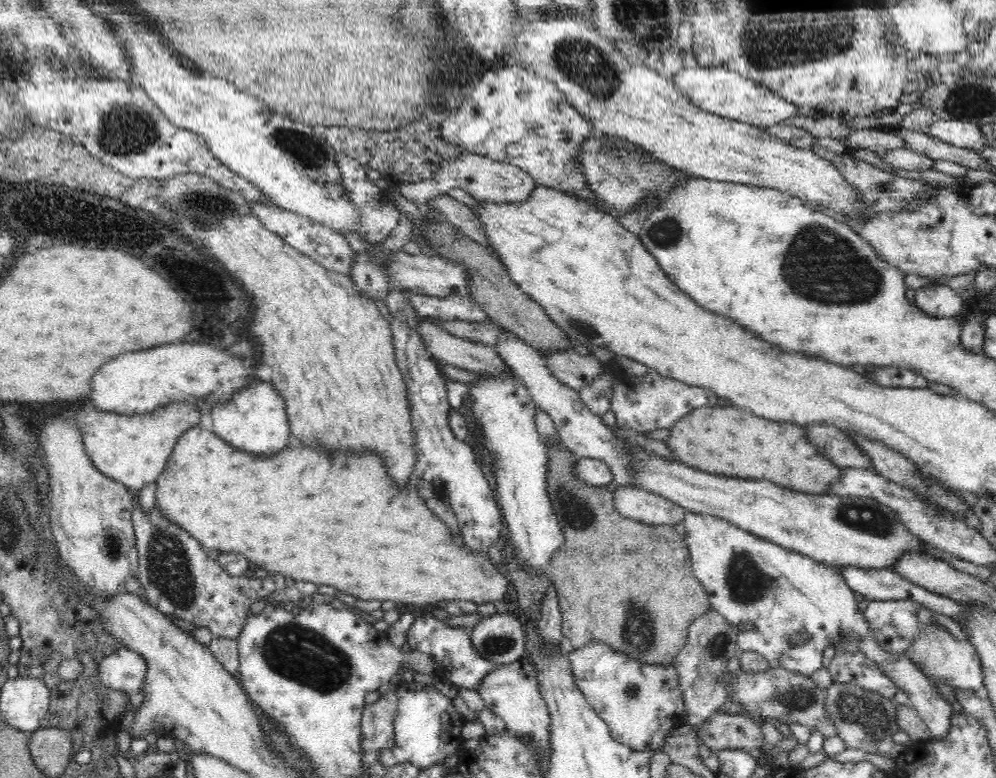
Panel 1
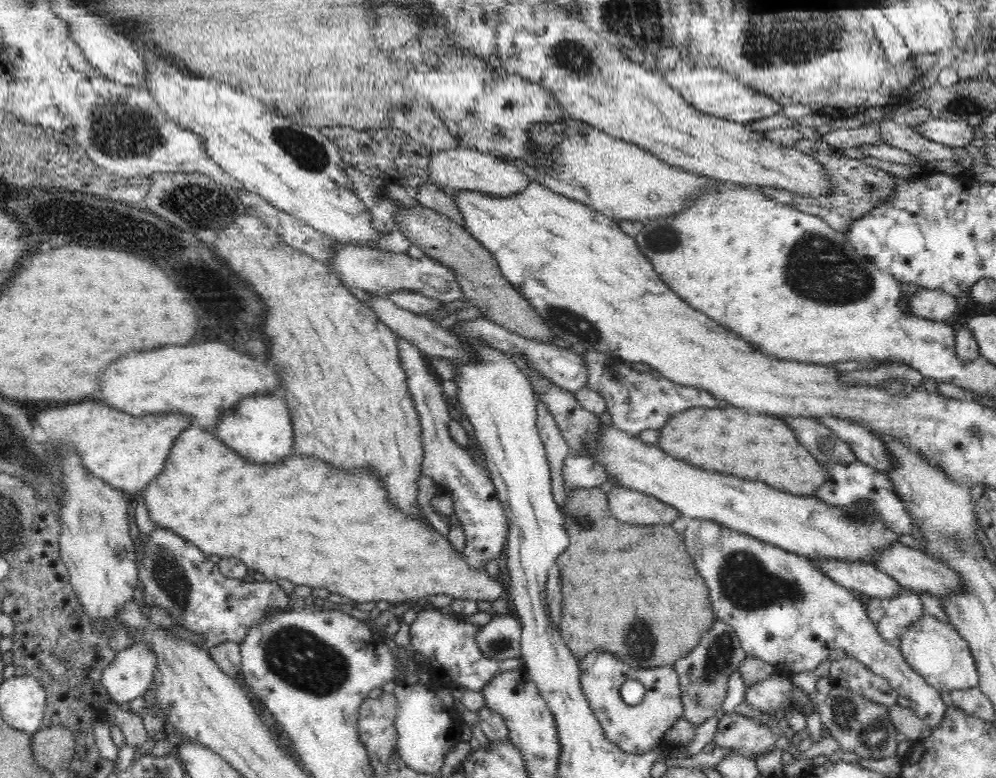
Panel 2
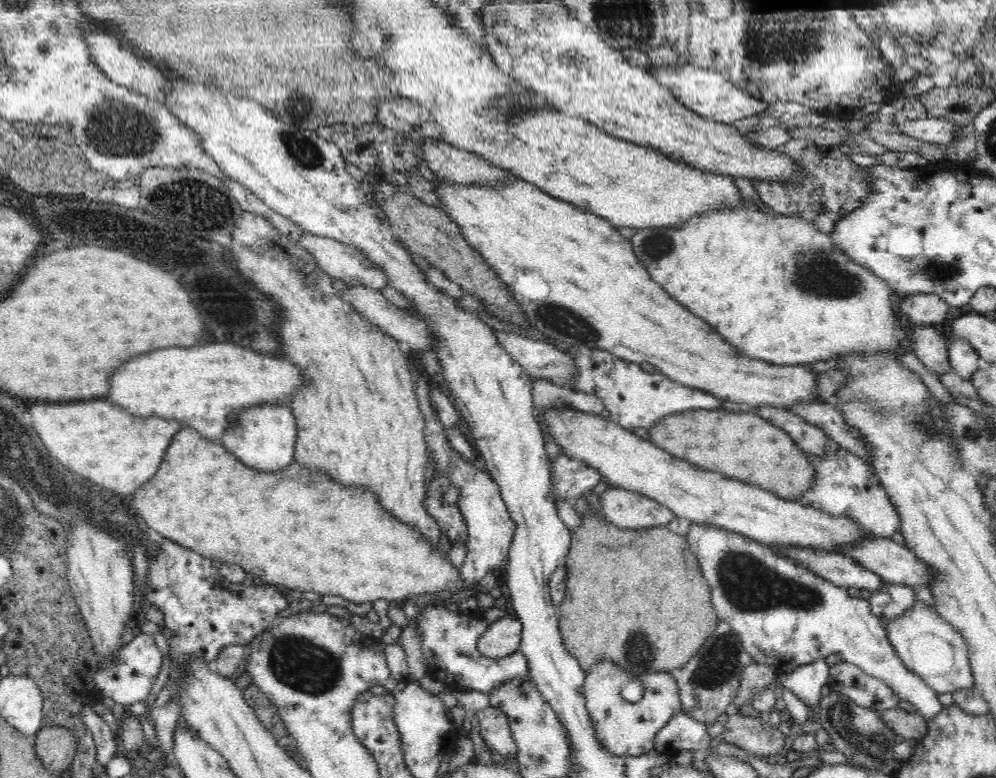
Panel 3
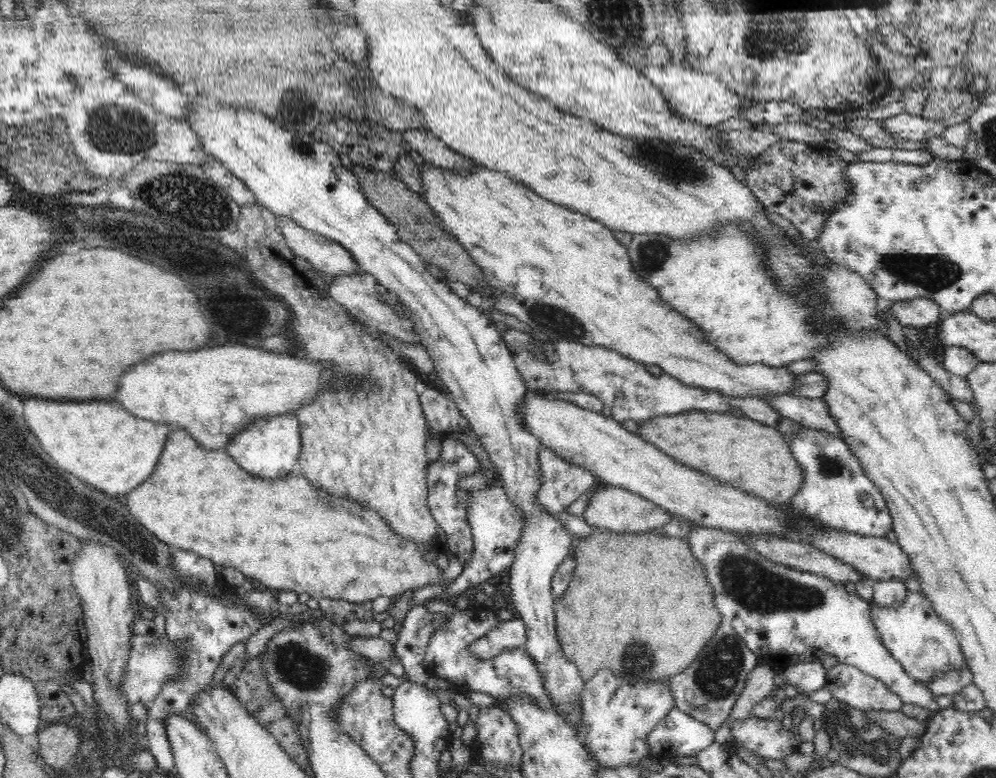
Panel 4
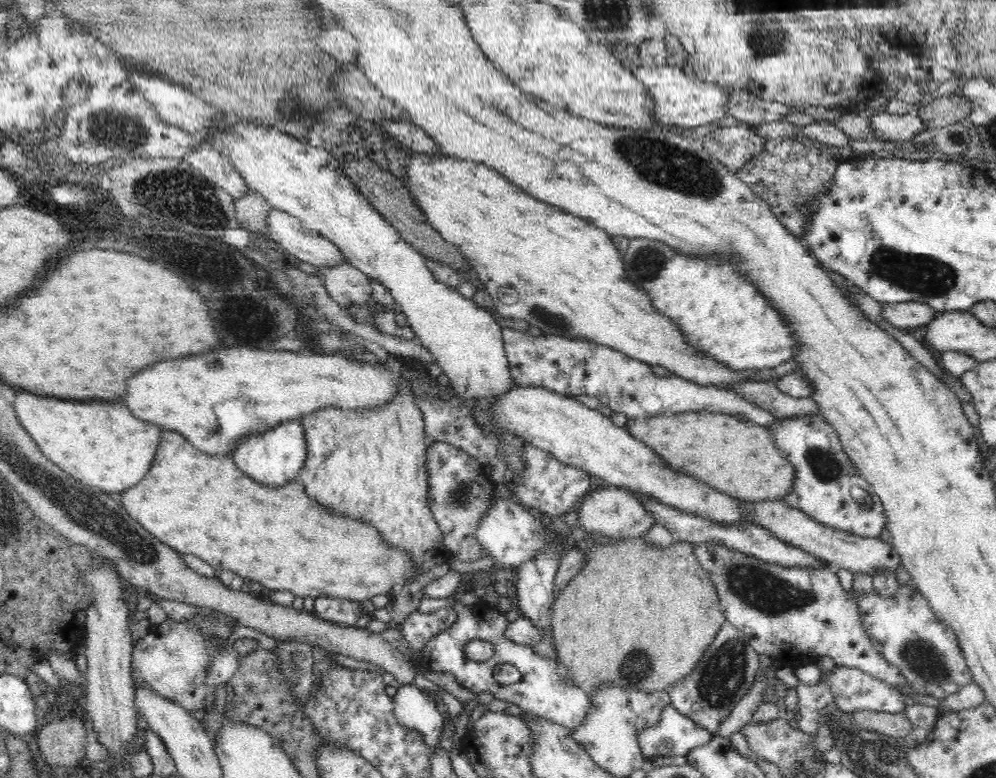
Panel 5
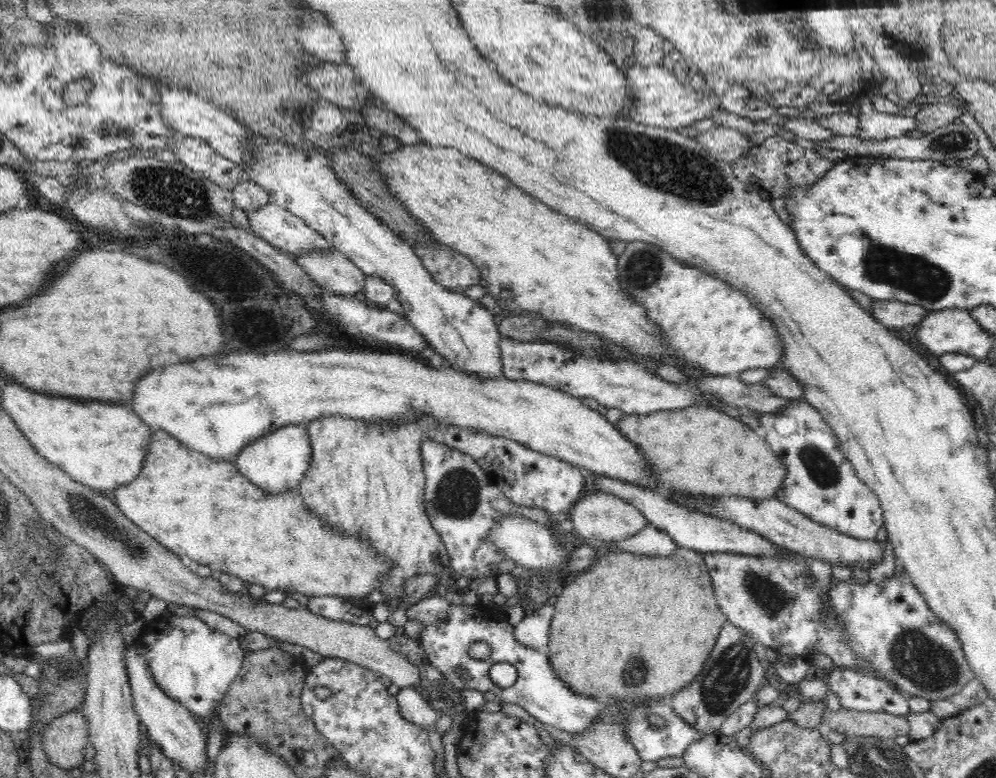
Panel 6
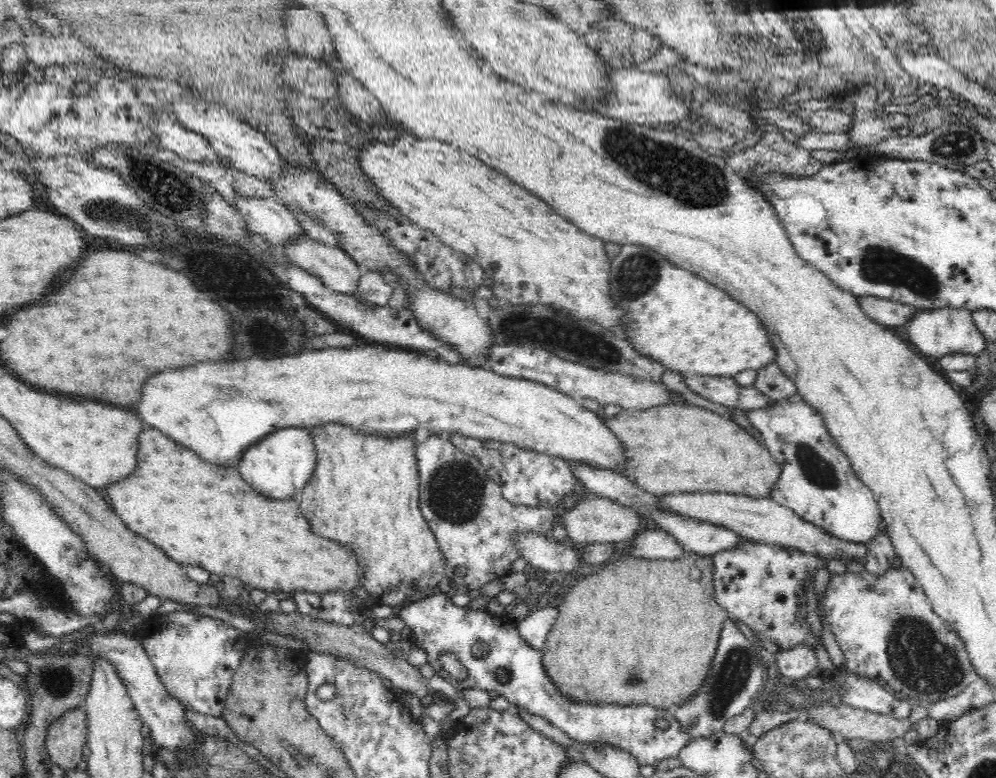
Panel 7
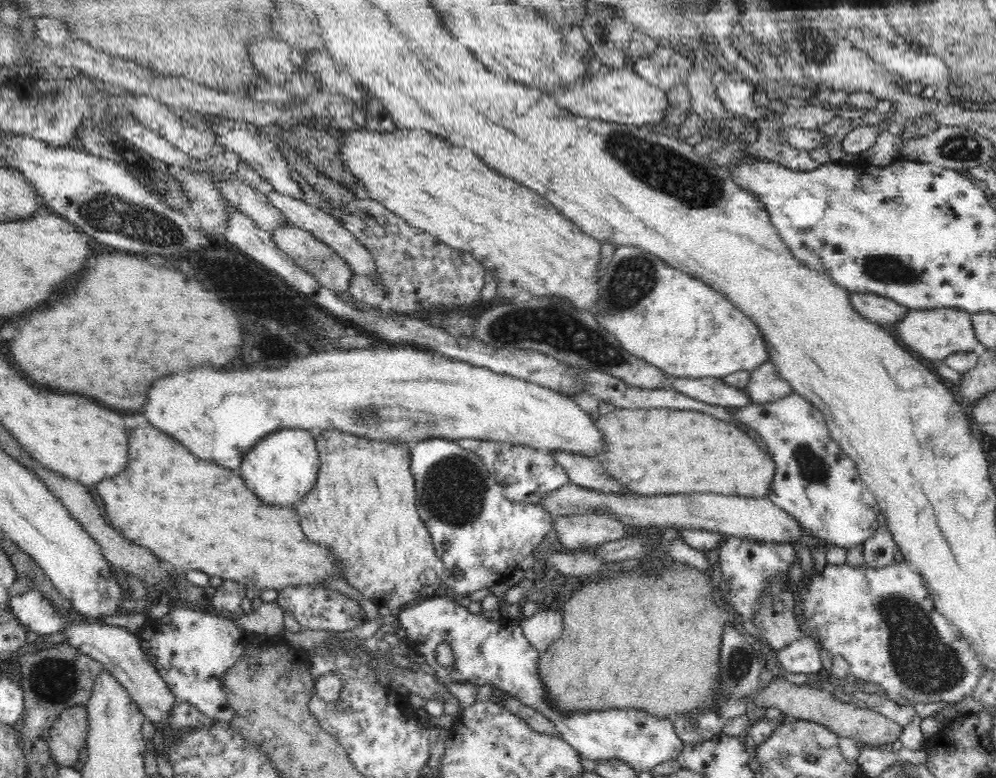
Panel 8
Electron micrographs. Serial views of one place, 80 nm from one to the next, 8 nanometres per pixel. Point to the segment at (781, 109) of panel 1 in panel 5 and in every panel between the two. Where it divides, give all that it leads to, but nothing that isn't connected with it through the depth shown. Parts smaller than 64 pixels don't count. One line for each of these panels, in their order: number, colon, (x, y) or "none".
2: (710, 90)
3: (706, 92)
4: (704, 98)
5: (679, 100)

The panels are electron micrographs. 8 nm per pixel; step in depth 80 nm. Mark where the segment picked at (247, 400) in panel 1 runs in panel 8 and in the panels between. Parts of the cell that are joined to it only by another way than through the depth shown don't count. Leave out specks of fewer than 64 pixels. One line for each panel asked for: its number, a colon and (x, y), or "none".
2: (260, 429)
3: (263, 437)
4: (270, 449)
5: (274, 457)
6: (276, 463)
7: (279, 465)
8: (281, 469)

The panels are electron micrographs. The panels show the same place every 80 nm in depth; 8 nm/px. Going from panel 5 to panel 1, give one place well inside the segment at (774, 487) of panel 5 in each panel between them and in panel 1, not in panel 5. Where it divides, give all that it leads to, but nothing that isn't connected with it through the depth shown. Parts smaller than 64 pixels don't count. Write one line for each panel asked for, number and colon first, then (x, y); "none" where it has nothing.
1: (732, 441)
2: (728, 440)
3: (743, 446)
4: (755, 459)

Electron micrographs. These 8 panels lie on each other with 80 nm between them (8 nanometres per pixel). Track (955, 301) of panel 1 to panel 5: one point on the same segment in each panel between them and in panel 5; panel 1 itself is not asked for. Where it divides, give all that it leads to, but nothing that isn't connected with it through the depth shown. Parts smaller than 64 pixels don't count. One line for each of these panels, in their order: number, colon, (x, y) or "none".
2: (928, 304)
3: (922, 308)
4: (919, 311)
5: (912, 314)

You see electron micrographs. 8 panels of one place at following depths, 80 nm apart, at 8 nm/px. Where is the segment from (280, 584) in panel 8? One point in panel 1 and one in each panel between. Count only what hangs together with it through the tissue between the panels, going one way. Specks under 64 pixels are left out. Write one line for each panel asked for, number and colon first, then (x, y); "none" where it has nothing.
1: (339, 520)
2: (299, 520)
3: (277, 526)
4: (196, 499)
5: (204, 505)
6: (273, 541)
7: (204, 515)

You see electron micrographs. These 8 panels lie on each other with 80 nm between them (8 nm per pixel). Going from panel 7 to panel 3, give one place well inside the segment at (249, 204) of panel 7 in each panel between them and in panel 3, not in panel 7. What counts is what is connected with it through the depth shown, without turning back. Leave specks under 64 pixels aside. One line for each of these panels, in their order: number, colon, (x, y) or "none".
3: (341, 261)
4: (323, 254)
5: (308, 246)
6: (276, 225)

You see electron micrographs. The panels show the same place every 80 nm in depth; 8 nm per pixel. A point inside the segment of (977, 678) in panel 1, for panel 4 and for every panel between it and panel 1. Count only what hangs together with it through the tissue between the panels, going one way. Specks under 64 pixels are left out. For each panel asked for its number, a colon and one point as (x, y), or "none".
2: (935, 650)
3: (929, 647)
4: (929, 650)

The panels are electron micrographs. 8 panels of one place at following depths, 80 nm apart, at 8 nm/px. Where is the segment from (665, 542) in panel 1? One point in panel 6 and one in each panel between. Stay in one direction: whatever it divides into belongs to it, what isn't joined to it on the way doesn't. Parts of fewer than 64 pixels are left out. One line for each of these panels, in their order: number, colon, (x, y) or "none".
2: (610, 567)
3: (637, 597)
4: (640, 604)
5: (641, 616)
6: (633, 626)

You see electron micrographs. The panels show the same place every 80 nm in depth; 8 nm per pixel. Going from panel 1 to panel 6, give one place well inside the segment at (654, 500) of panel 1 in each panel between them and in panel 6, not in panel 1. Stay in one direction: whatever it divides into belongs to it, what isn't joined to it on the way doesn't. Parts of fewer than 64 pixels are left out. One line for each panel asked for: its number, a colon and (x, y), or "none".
2: (632, 507)
3: (626, 509)
4: (611, 508)
5: (614, 512)
6: (599, 517)

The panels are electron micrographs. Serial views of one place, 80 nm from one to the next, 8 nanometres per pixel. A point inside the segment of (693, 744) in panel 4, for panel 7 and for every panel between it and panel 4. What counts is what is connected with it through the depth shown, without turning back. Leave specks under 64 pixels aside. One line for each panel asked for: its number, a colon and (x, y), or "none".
5: (675, 735)
6: (671, 739)
7: (434, 624)

